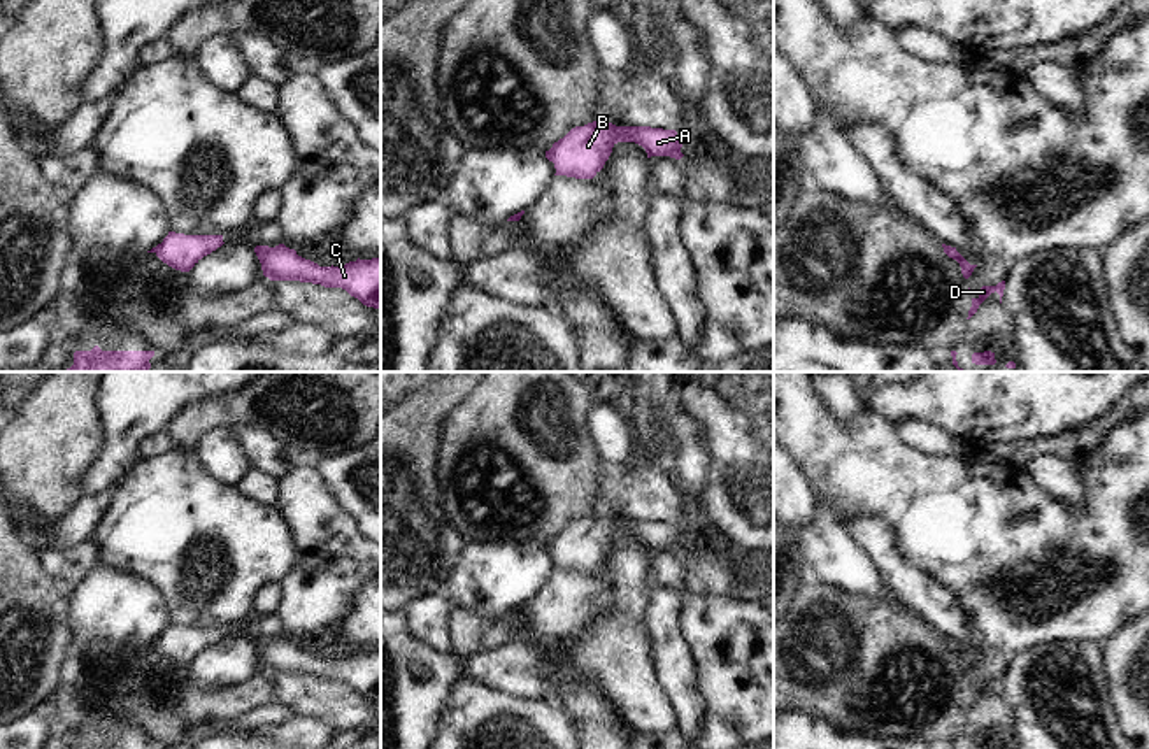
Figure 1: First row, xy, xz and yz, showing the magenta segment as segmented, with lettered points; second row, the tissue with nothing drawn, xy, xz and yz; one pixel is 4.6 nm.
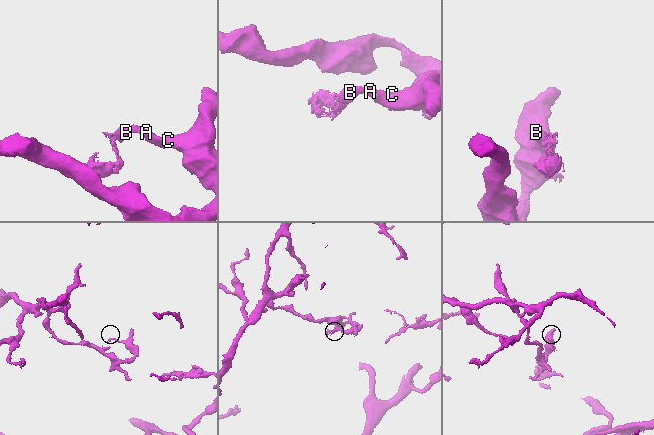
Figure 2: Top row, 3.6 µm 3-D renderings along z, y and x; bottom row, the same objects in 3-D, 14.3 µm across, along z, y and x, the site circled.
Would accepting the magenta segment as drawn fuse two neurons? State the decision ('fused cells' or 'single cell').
fused cells

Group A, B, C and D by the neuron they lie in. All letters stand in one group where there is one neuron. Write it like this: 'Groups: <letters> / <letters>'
Groups: A B C / D

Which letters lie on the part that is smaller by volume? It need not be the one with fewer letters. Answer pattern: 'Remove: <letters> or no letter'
Remove: D

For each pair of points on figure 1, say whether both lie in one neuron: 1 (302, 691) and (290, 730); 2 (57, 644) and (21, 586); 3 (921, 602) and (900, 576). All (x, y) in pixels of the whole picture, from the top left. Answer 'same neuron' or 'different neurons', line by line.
1: different neurons
2: same neuron
3: same neuron

